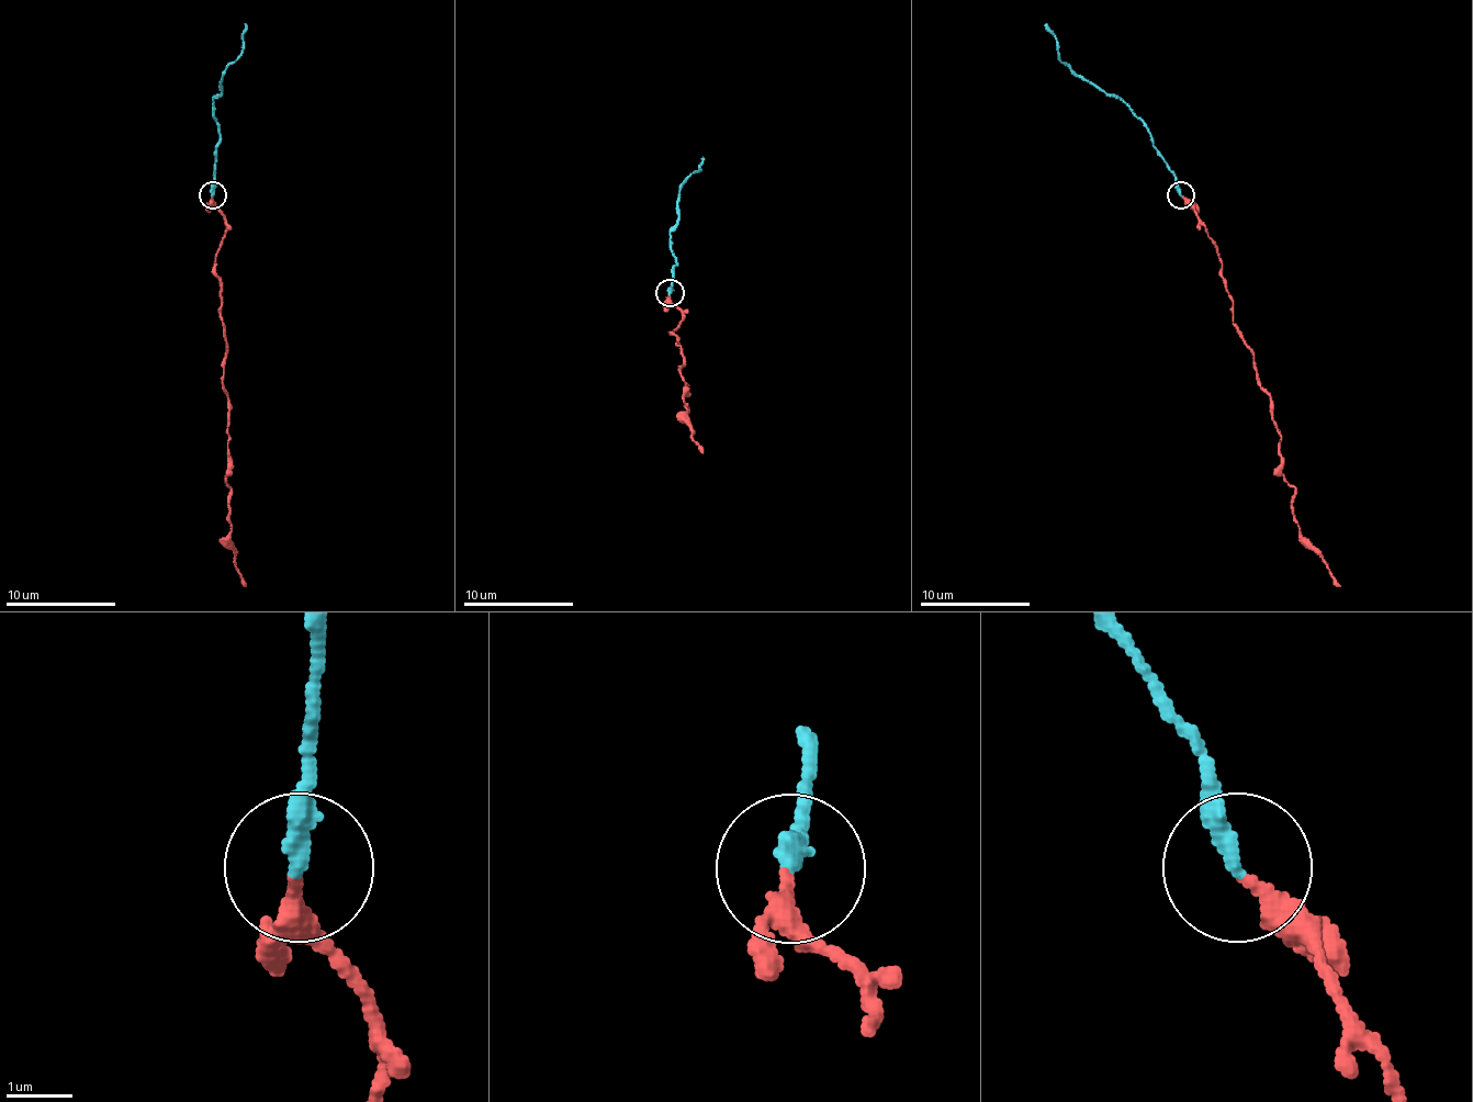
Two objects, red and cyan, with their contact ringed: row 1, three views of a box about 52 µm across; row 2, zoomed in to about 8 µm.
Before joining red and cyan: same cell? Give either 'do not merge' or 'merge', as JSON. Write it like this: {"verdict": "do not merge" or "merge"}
{"verdict": "do not merge"}

